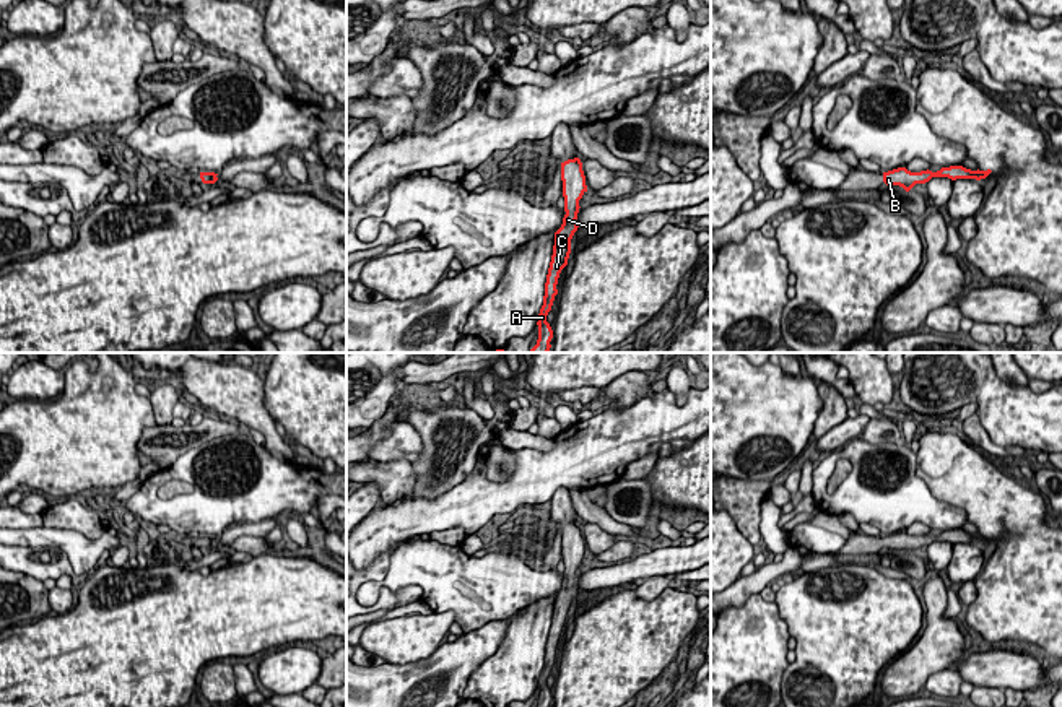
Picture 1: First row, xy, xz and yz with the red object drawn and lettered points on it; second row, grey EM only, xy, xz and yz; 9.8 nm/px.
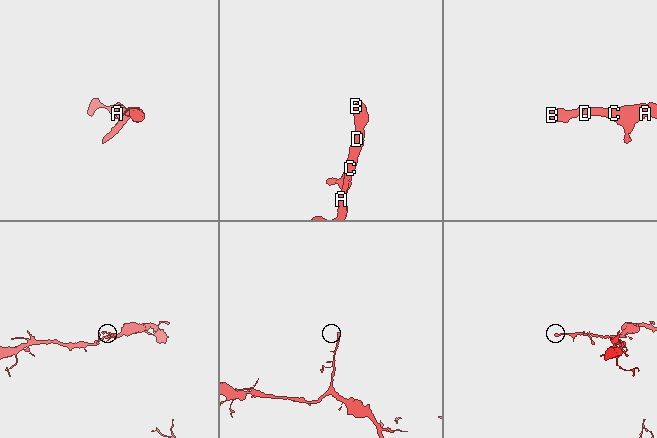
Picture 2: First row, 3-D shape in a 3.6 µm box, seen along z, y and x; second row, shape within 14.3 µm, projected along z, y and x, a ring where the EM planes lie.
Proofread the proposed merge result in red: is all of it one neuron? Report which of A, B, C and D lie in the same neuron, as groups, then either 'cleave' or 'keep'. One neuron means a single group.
groups A B C D; keep

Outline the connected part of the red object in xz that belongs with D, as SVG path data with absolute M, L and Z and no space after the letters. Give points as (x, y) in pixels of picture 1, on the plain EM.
M579 522L561 527L561 544L564 561L564 582L561 592L555 596L553 619L545 647L543 670L538 678L538 704L537 707L550 707L553 694L546 686L546 679L551 674L555 660L558 658L556 648L561 634L568 629L571 618L571 603L577 595L579 564L587 556L585 540Z

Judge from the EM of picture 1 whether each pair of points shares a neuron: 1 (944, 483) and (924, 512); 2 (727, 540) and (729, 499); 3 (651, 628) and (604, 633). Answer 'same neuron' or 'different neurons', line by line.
1: different neurons
2: different neurons
3: same neuron

